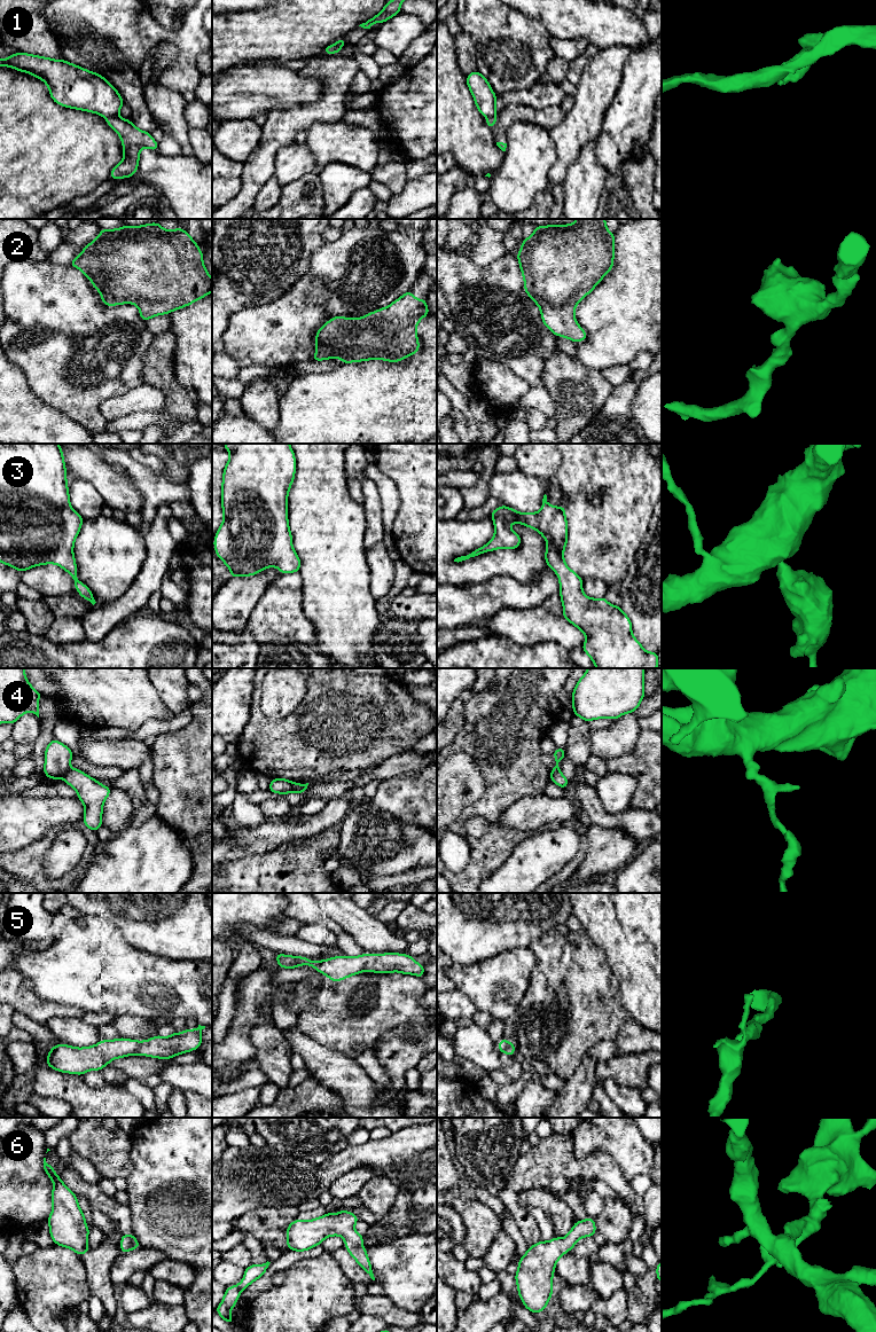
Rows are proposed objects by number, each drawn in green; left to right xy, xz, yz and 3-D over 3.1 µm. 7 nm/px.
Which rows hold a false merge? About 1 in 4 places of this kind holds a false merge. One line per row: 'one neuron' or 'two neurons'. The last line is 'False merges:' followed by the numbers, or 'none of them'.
1: two neurons
2: one neuron
3: one neuron
4: two neurons
5: one neuron
6: one neuron
False merges: 1, 4

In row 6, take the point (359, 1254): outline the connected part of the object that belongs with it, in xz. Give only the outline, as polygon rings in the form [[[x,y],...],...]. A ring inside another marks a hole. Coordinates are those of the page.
[[[349,1210],[336,1214],[329,1212],[310,1221],[297,1219],[287,1228],[287,1247],[291,1251],[304,1252],[320,1245],[328,1237],[342,1236],[347,1252],[375,1280],[367,1251],[362,1246],[363,1236],[354,1229],[358,1221],[359,1217]]]

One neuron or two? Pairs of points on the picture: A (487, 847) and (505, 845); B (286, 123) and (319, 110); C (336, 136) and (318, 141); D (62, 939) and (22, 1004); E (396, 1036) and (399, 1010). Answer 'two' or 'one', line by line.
A: one
B: one
C: one
D: two
E: two

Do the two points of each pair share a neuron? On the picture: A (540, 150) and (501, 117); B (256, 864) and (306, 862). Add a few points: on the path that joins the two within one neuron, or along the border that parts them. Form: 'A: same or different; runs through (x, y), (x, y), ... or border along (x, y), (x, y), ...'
A: different; border along (539, 125), (515, 122), (507, 128)
B: same; runs through (268, 867), (294, 867)

